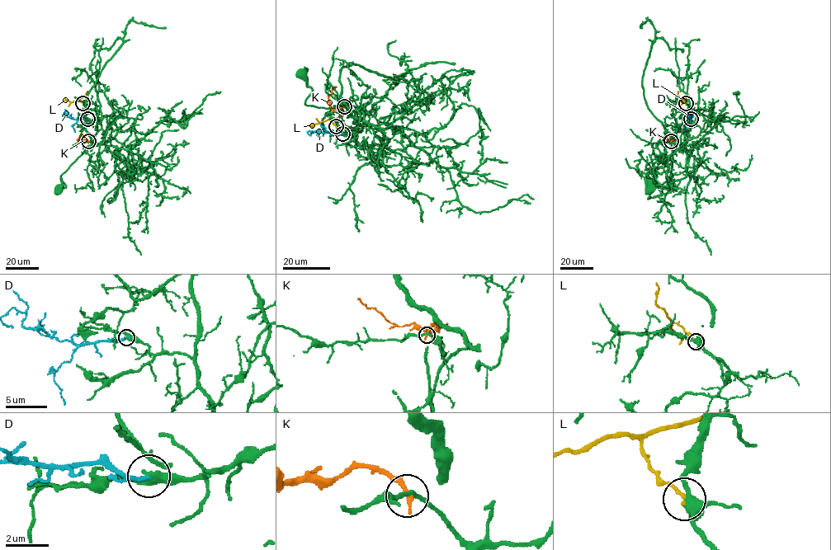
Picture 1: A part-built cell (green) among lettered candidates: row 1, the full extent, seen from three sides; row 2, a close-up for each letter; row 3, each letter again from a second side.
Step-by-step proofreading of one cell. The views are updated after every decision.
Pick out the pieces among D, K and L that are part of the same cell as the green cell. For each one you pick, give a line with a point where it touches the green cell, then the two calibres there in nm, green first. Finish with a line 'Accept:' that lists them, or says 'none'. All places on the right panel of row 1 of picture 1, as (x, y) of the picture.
Accept: none

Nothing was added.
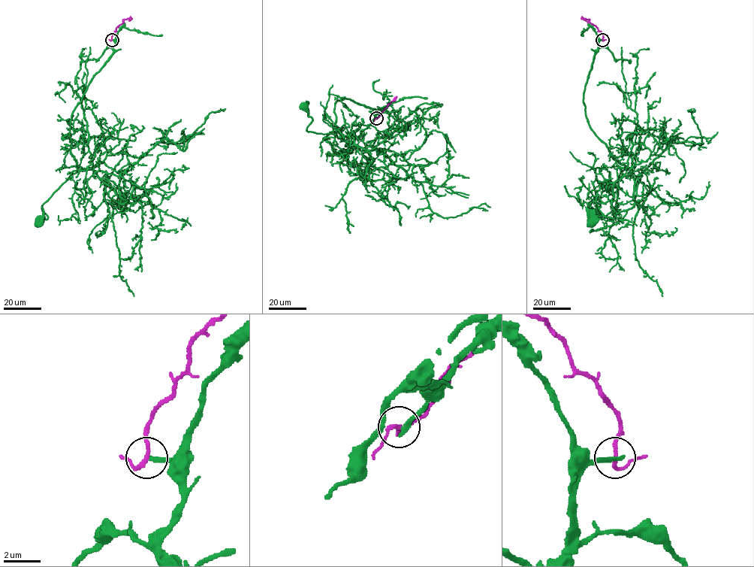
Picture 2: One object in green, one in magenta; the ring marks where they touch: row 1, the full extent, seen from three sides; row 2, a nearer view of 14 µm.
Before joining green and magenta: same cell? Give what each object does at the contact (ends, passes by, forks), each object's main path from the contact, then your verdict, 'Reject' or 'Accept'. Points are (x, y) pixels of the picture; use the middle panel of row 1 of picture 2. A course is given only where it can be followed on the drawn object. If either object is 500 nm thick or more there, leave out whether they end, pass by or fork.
At the ring green ends. At the ring magenta passes by. Course of green: (377, 118), (375, 110), (337, 101), (335, 125), (343, 140), (309, 131), (312, 118), (303, 106). Course of magenta: (376, 118), (393, 101). Reject

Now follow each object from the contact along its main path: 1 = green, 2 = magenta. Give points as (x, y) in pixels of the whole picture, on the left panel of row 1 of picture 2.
1: (112, 40), (110, 57), (71, 116), (70, 154), (82, 168), (43, 204), (47, 218), (39, 222)
2: (111, 40), (116, 28), (125, 19), (131, 18), (128, 20)

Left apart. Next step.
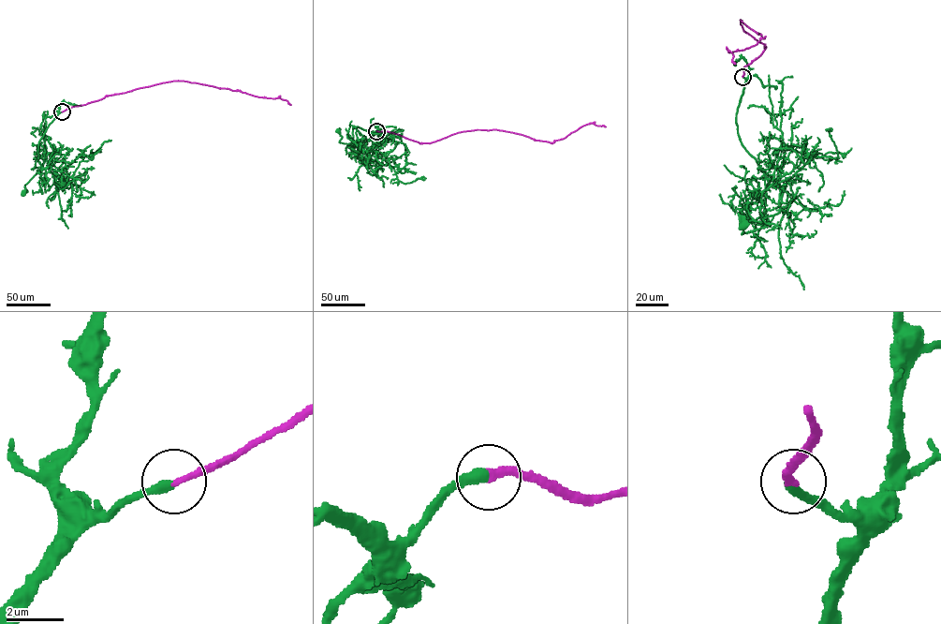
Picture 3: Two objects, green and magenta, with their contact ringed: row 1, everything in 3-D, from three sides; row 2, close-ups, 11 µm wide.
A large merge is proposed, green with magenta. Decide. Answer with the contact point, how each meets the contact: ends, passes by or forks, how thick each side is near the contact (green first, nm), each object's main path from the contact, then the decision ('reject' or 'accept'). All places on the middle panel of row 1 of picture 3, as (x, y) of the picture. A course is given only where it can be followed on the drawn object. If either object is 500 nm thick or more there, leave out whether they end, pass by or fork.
(376, 131) | green ends | magenta ends | 340/240 nm | green via (376, 131), (373, 133), (354, 128), (353, 140), (358, 147), (340, 142), (342, 137), (338, 130) | magenta via (376, 131), (392, 132), (420, 143), (459, 132), (498, 129), (552, 142), (588, 124), (606, 126) | accept

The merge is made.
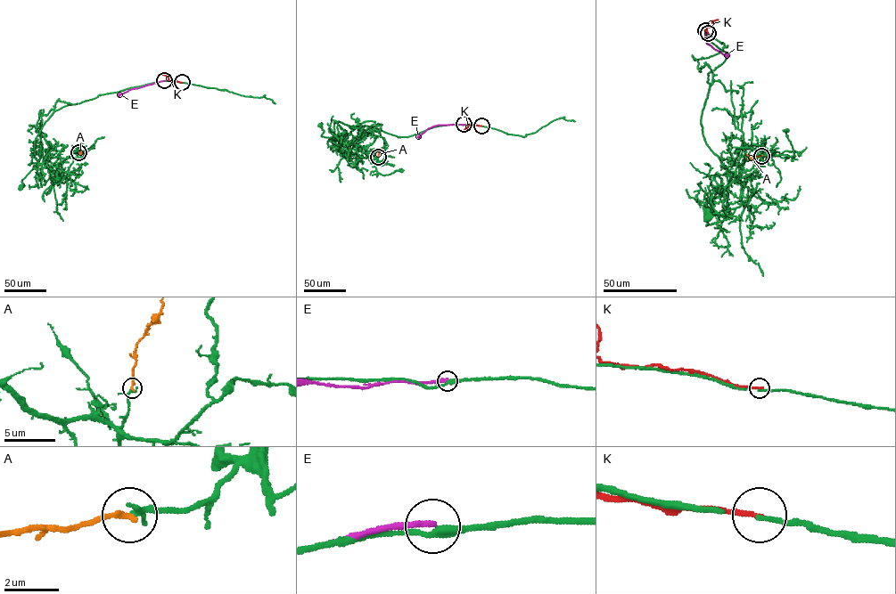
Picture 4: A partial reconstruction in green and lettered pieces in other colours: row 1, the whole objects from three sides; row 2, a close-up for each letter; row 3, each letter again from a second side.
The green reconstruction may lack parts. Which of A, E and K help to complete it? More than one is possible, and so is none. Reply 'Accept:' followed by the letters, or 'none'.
Accept: A

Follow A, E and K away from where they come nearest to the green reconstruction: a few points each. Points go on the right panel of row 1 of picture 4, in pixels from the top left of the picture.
A: (761, 155), (751, 158), (746, 154)
E: (705, 30), (706, 42), (721, 53), (729, 53)
K: (708, 33), (705, 30), (707, 28), (718, 20)

